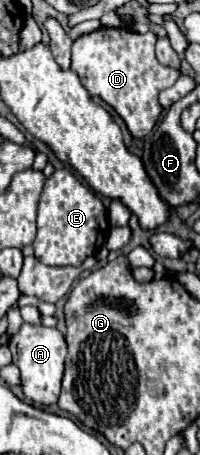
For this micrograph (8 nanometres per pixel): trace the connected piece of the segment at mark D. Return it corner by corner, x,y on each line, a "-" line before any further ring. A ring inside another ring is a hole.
98,28
72,42
72,70
84,76
82,84
90,96
100,96
122,116
134,138
144,138
152,132
164,110
158,94
180,76
180,72
158,64
154,54
156,40
154,32
138,34
126,28

